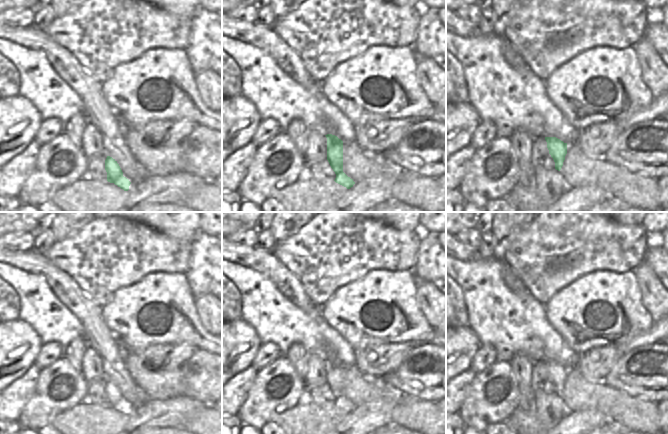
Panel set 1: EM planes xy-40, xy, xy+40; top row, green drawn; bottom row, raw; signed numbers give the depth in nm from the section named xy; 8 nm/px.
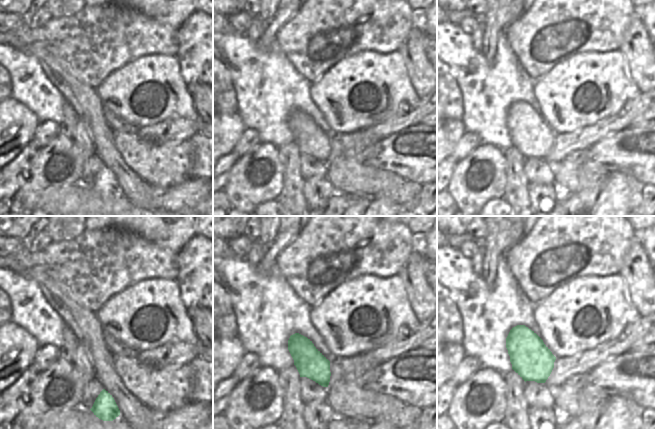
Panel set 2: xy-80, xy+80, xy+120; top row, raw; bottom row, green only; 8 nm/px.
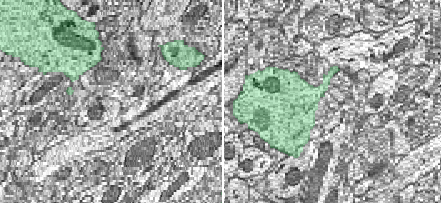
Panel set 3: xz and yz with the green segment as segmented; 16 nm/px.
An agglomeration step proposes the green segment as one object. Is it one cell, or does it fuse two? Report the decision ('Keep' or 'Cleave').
Keep.

